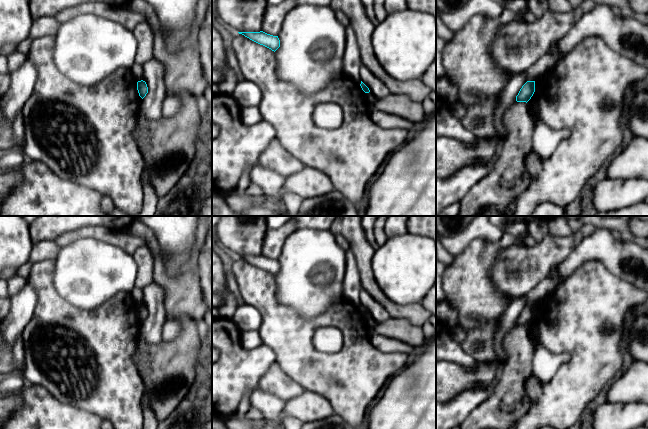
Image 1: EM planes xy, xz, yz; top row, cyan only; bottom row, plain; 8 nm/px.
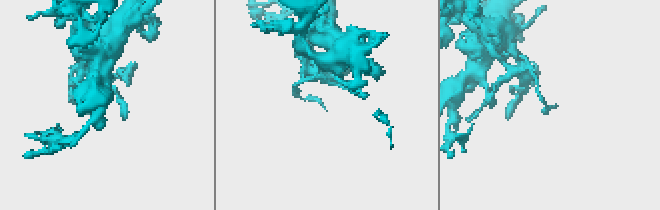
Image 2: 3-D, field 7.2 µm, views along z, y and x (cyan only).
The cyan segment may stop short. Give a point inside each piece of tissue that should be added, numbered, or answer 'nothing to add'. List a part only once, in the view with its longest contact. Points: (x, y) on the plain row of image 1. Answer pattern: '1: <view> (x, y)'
nothing to add

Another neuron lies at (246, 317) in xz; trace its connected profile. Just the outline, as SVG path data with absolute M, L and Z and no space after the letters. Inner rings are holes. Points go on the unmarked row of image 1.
M245 303L237 307L231 320L240 331L259 331L262 323L262 315L257 308Z

